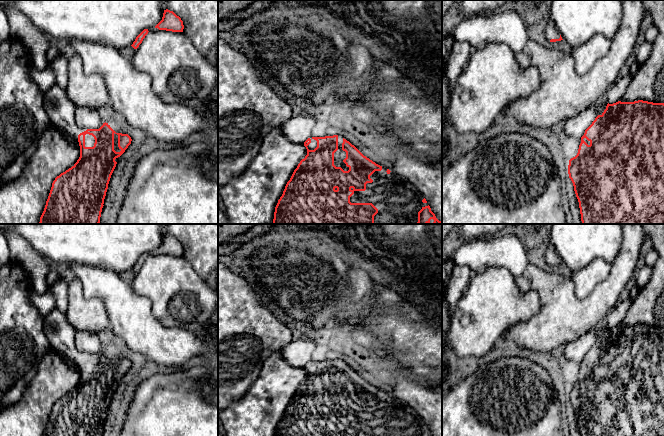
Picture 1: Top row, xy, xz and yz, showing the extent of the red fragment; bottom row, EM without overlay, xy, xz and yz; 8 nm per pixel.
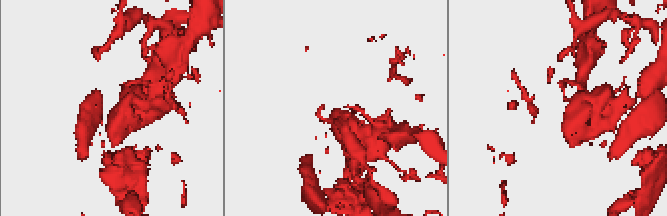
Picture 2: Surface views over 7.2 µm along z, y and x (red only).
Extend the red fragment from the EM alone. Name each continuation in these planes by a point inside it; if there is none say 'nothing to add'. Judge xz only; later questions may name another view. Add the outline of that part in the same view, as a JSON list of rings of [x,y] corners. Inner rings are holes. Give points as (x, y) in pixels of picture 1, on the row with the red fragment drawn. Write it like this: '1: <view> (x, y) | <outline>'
1: xz (313, 144) | [[[312,136],[309,138],[311,139],[311,143],[307,147],[309,150],[314,150],[317,147],[317,141],[314,140]]]
2: xz (398, 201) | [[[382,167],[381,171],[375,171],[370,178],[372,183],[366,184],[365,191],[354,191],[350,197],[351,203],[372,203],[378,213],[374,216],[374,224],[401,224],[401,223],[417,223],[418,212],[427,203],[423,203],[424,196],[409,181],[402,178],[395,172],[386,172],[387,168]]]

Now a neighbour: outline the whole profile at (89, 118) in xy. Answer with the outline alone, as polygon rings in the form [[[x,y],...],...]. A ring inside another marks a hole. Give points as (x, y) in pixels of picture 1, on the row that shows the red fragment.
[[[80,106],[75,109],[75,120],[82,129],[99,129],[104,123],[98,110]]]

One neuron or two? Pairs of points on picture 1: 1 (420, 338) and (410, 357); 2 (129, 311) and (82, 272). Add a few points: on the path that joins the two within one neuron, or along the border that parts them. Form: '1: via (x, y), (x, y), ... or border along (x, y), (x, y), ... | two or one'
1: via (420, 343), (420, 347), (415, 352) | one
2: via (117, 299), (100, 282), (94, 279) | one

